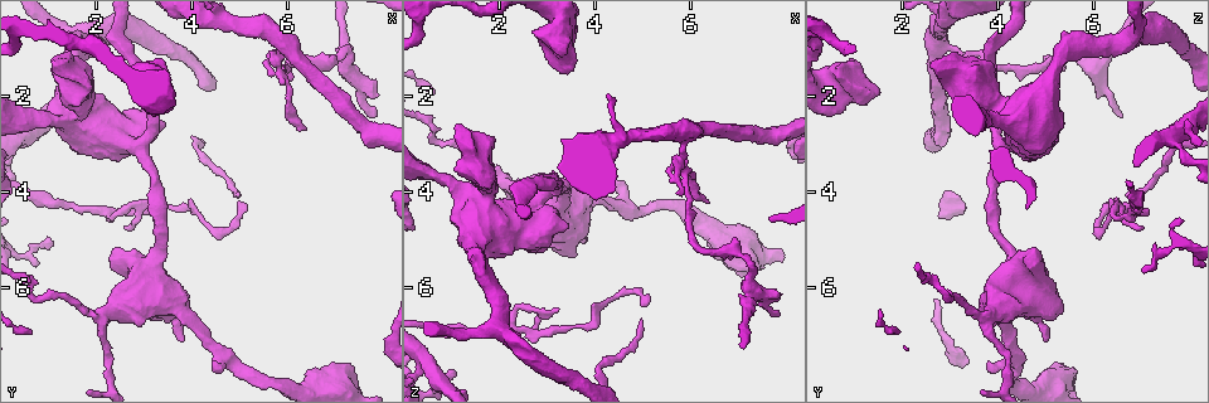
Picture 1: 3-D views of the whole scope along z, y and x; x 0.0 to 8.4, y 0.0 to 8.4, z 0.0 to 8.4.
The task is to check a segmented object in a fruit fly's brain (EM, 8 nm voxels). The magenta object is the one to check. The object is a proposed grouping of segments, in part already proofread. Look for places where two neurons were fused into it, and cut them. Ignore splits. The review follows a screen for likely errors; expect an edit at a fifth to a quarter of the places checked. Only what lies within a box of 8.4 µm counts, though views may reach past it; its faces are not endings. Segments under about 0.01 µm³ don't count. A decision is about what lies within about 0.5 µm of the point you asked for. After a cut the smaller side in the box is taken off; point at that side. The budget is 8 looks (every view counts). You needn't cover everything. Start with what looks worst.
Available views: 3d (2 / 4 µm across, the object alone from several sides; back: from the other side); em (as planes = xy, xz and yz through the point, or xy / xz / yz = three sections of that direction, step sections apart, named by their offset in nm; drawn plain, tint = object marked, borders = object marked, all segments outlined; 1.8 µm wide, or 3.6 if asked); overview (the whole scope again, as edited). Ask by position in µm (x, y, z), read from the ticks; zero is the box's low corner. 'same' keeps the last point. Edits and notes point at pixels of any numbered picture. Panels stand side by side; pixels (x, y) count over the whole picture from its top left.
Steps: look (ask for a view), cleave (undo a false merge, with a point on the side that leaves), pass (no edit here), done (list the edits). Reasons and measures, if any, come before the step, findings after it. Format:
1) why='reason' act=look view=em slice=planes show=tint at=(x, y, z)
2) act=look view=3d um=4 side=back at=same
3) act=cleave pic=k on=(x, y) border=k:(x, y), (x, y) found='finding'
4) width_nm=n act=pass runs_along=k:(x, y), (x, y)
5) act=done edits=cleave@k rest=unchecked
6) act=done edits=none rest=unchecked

why='a fork' act=look view=3d um=2 side=back at=(2.30, 4.40, 6.80)

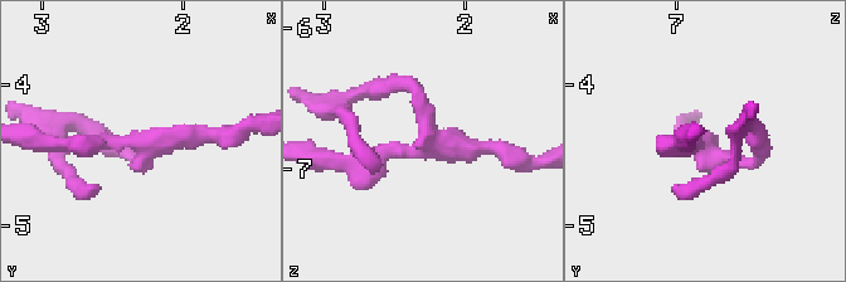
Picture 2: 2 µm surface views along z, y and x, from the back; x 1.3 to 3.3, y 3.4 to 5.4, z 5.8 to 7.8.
why='need the tissue' act=look view=em slice=planes show=borders at=(2.24, 4.40, 6.82)

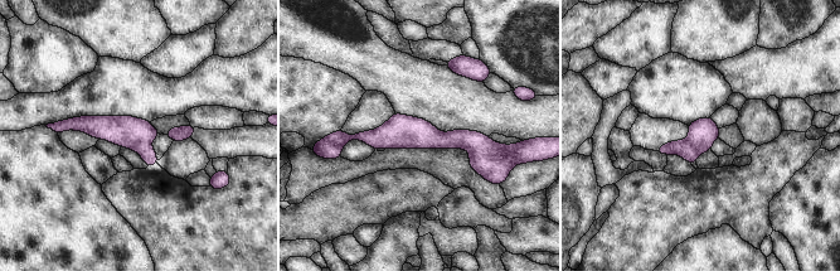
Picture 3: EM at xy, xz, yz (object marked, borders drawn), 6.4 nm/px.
width_nm=180 act=cleave pic=3 on=(685, 149) found='two neurons meet here'

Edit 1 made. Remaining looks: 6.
why='three-way junction' act=look view=em slice=xz step=8 show=tint at=(7.25, 1.40, 6.00)

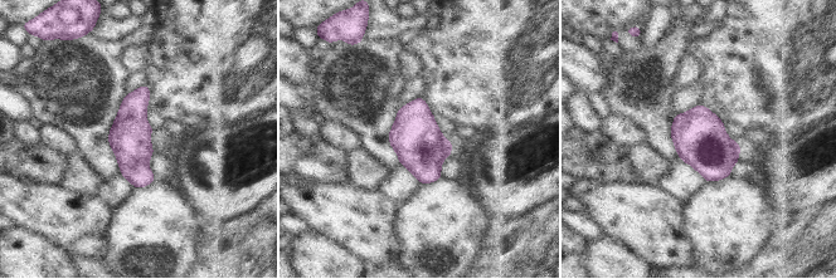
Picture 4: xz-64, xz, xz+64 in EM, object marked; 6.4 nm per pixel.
why='another direction' act=look view=em slice=planes show=tint at=same

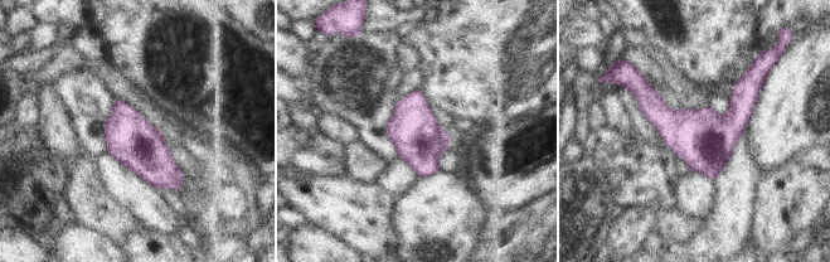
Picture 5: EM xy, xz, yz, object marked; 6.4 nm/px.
act=pass found='all the same neuron'

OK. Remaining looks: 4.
why='sharp bend' act=look view=em um=3.6 slice=yz step=16 show=plain at=(2.35, 6.45, 3.90)

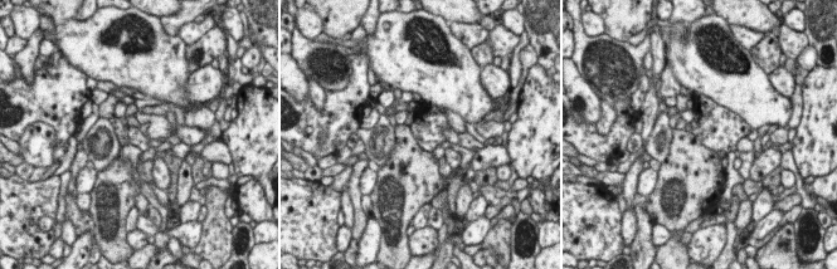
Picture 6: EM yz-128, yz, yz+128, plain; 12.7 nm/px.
act=look view=em um=3.6 slice=yz step=16 show=tint at=same

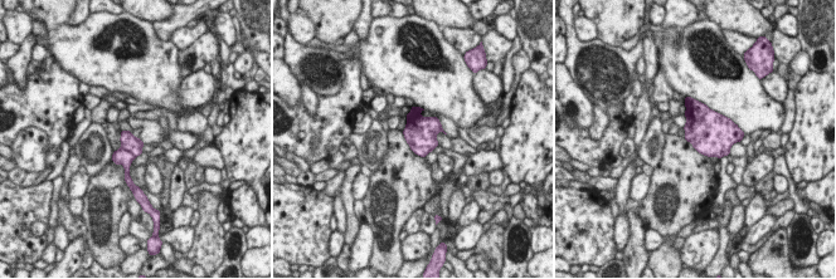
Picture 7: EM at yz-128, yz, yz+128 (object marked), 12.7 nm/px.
act=pass found='all the same neuron'

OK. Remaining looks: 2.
act=done edits=cleave@3 rest=unchecked

